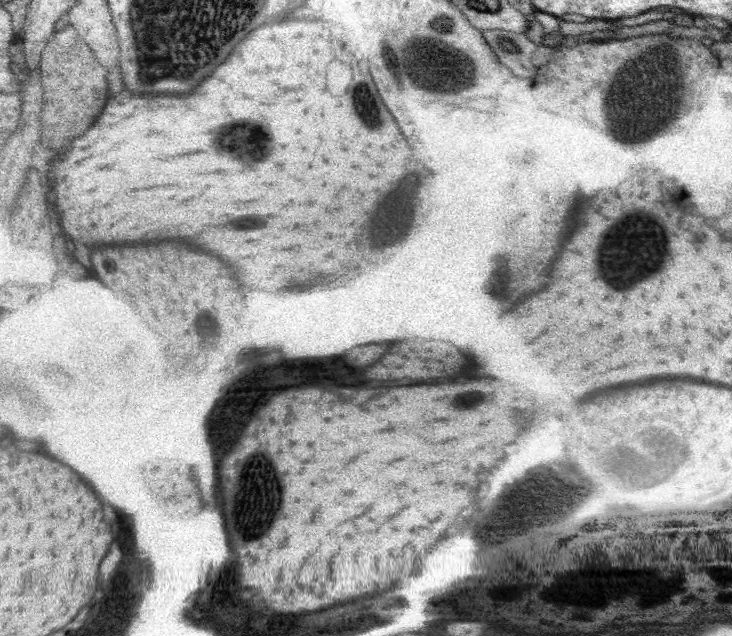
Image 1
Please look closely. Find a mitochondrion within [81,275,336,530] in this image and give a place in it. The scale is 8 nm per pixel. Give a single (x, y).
(207, 324)

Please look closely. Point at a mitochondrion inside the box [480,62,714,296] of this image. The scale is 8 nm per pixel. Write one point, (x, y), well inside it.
(635, 244)

